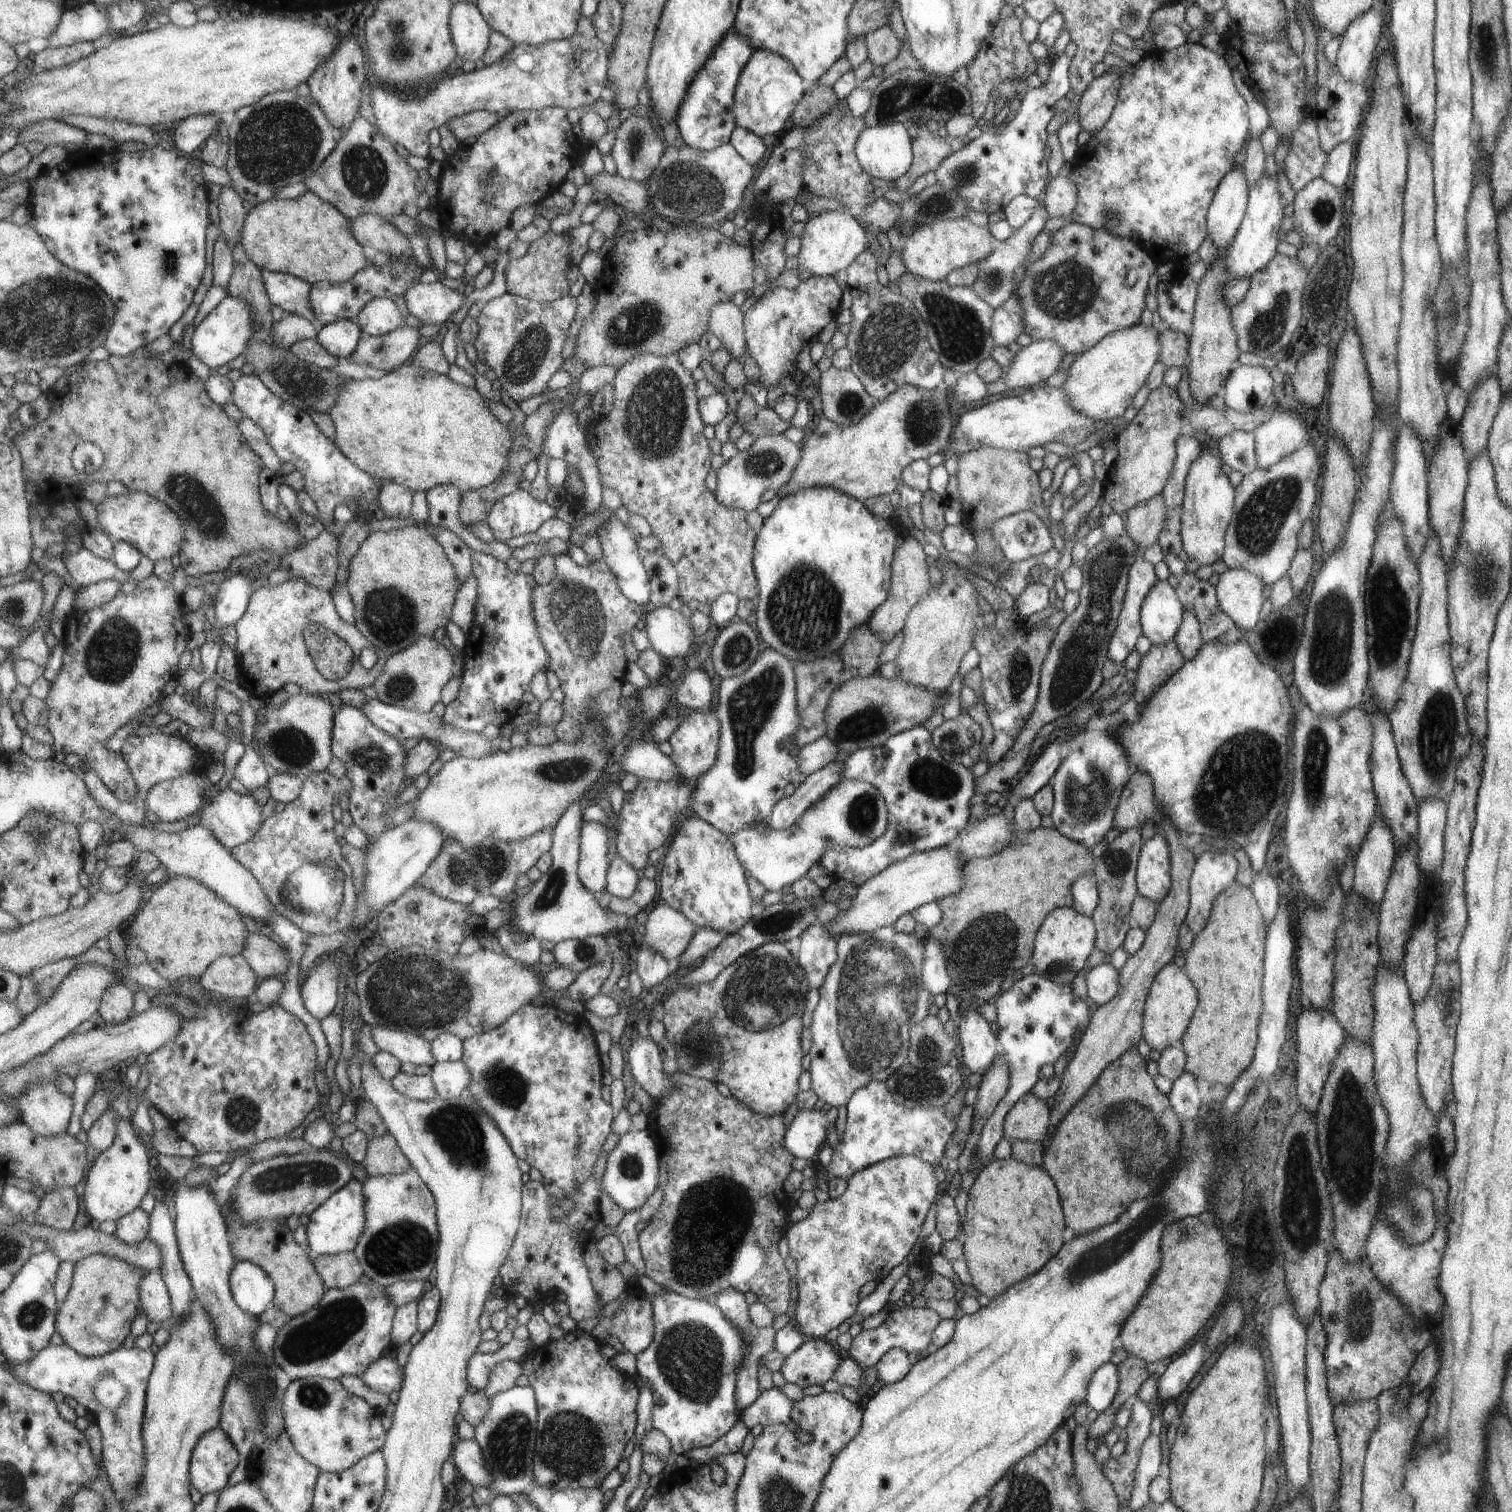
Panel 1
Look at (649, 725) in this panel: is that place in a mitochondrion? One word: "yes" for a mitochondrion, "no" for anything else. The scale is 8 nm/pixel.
no

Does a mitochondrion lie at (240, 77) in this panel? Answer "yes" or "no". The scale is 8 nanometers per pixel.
no

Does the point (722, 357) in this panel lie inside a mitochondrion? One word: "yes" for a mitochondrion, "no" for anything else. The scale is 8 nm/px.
no

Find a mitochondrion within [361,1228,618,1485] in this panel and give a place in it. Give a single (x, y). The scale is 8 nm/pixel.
(511, 1444)

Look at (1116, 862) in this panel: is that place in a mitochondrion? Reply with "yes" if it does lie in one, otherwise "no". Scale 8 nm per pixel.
yes

